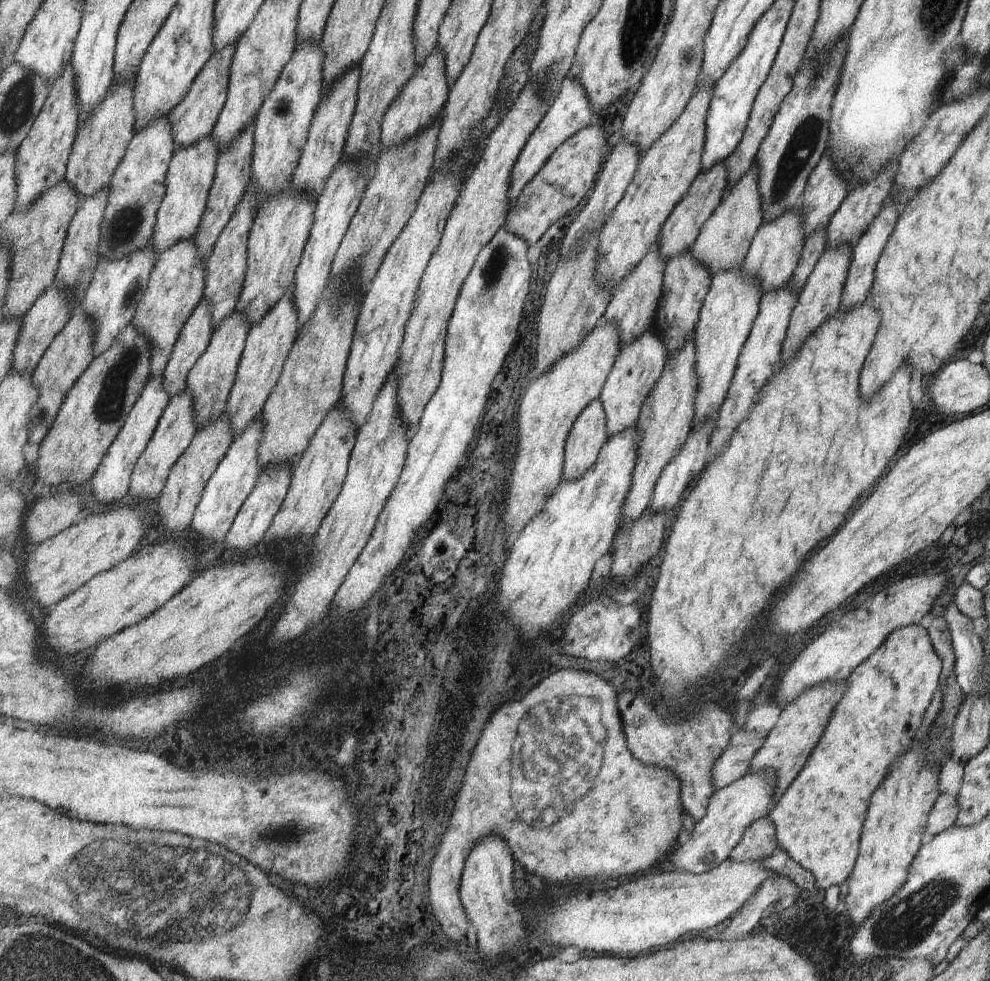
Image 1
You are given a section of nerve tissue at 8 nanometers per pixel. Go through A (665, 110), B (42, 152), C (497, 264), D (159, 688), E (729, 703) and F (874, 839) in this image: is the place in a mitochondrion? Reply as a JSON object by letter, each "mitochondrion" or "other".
{"A":"other","B":"other","C":"mitochondrion","D":"other","E":"other","F":"other"}

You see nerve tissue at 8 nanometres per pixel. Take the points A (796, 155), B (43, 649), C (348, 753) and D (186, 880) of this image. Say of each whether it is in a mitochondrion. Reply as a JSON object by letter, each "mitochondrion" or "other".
{"A":"mitochondrion","B":"other","C":"other","D":"mitochondrion"}

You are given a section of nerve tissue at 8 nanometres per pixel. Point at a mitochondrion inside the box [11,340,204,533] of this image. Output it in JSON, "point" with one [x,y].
{"point":[108,407]}

